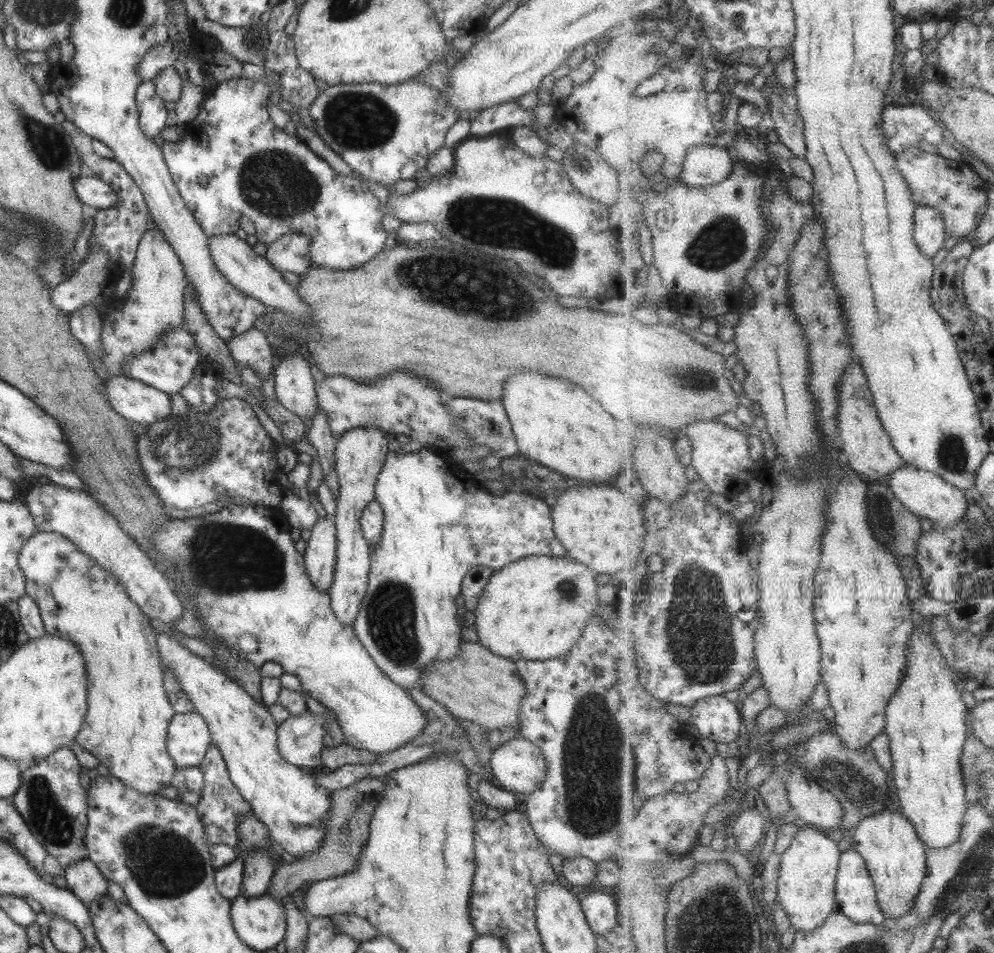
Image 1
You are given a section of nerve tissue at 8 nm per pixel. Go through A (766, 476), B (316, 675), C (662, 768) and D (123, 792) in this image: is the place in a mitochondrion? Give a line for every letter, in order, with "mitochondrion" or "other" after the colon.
A: other
B: other
C: other
D: other

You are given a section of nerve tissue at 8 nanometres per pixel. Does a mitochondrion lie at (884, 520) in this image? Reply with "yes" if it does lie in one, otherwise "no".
yes

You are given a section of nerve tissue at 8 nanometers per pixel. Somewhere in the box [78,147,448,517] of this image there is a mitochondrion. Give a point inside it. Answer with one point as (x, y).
(279, 185)

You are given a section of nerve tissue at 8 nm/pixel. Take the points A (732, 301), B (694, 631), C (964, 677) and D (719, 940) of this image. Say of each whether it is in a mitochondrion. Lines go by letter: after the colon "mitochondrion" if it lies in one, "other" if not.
A: other
B: mitochondrion
C: other
D: mitochondrion

